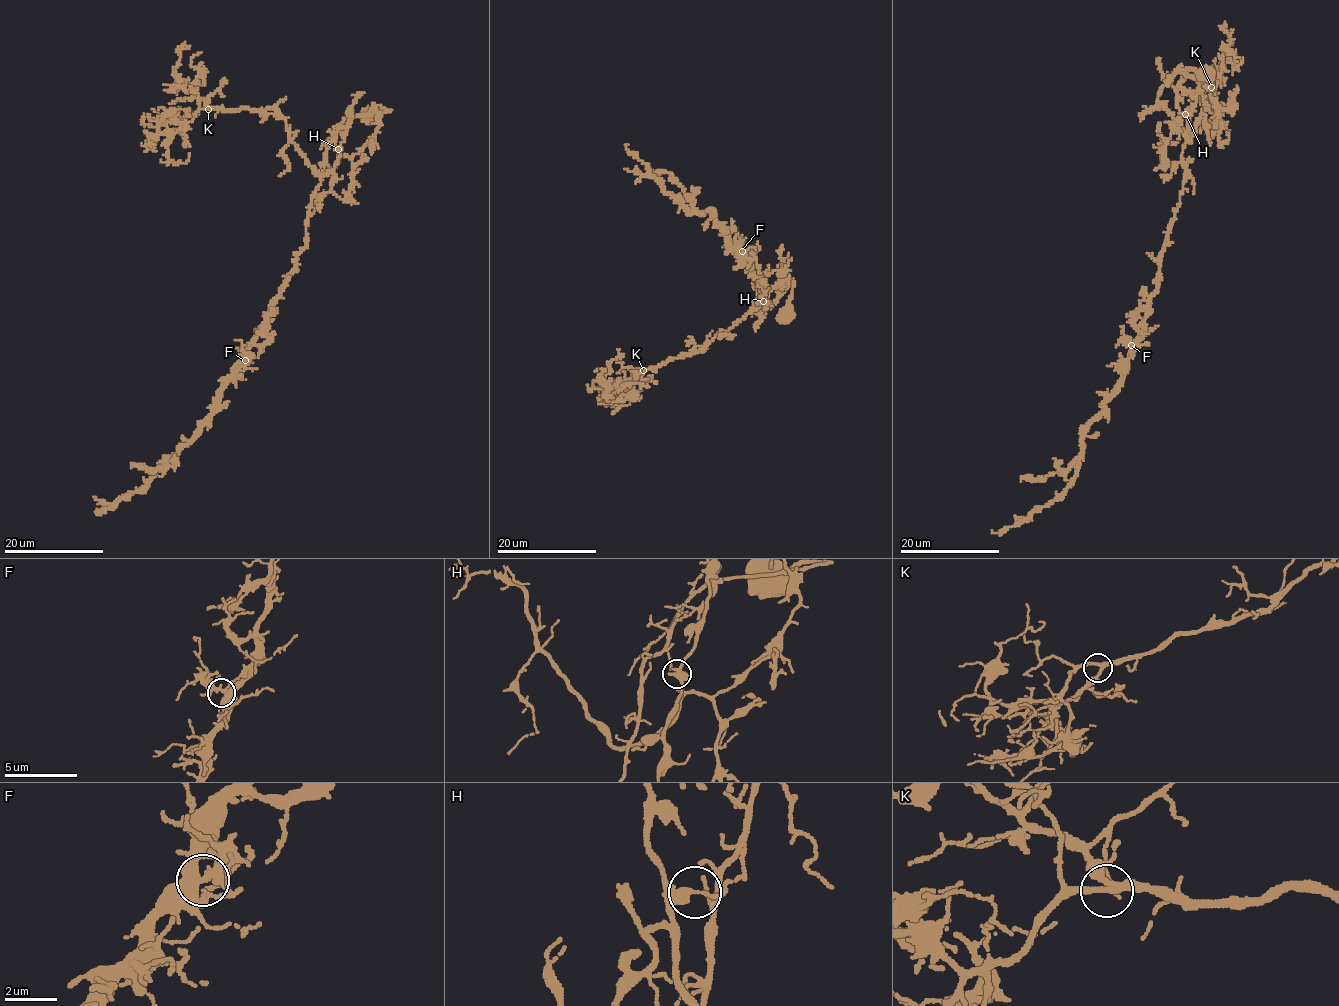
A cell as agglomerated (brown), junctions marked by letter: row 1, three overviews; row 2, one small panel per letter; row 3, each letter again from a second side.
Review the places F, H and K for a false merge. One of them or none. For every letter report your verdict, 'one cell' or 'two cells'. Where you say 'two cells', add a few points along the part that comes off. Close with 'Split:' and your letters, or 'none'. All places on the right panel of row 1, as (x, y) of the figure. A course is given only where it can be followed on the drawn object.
F: one cell
H: two cells; course (1186, 114), (1181, 127), (1190, 141), (1205, 88), (1234, 61), (1232, 38), (1219, 26)
K: one cell
Split: H

